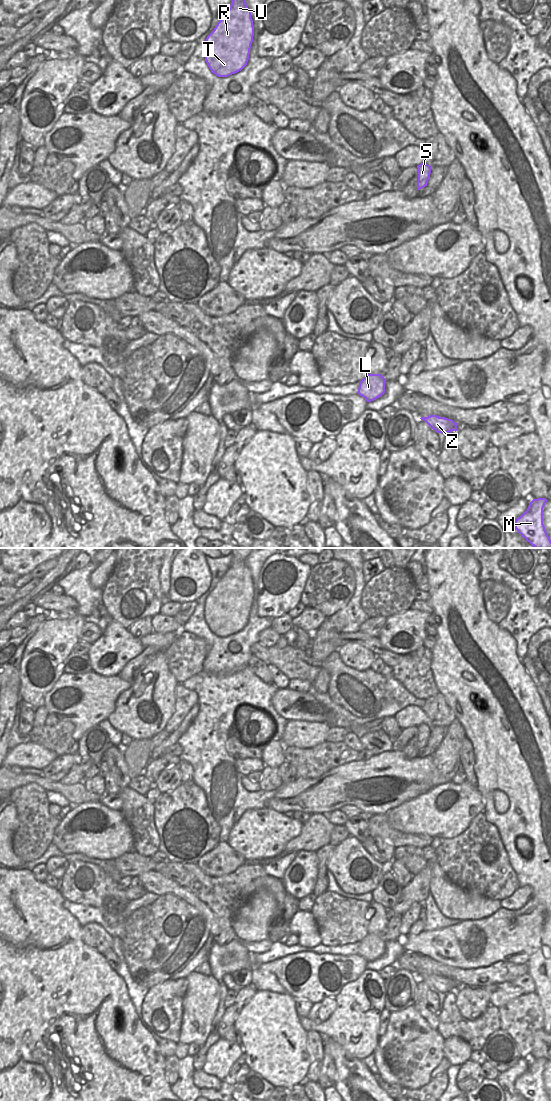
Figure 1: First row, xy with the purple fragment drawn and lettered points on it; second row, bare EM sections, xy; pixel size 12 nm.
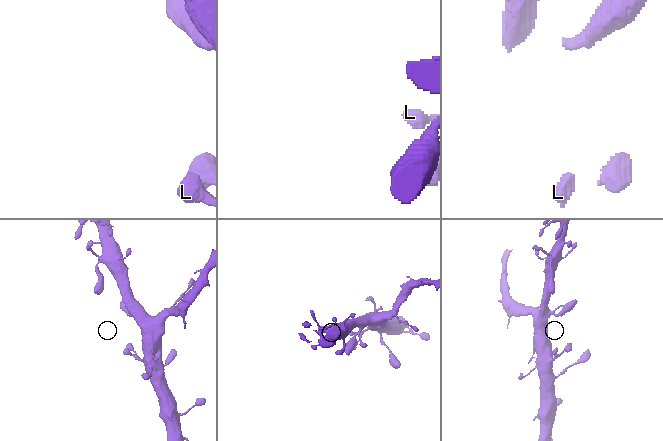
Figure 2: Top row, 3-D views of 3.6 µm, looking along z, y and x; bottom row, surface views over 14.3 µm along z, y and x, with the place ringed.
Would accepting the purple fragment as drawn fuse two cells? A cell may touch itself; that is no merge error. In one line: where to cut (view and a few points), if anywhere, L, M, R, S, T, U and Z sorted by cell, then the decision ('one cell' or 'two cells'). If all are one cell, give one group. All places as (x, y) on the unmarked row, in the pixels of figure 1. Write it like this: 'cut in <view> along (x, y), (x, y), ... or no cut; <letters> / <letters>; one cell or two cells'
no cut; L M R S T U Z; one cell

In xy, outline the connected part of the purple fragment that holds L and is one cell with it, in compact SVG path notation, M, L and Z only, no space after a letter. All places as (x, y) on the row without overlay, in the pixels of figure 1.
M367 934L359 941L358 954L367 962L374 961L385 953L385 943L382 934Z

